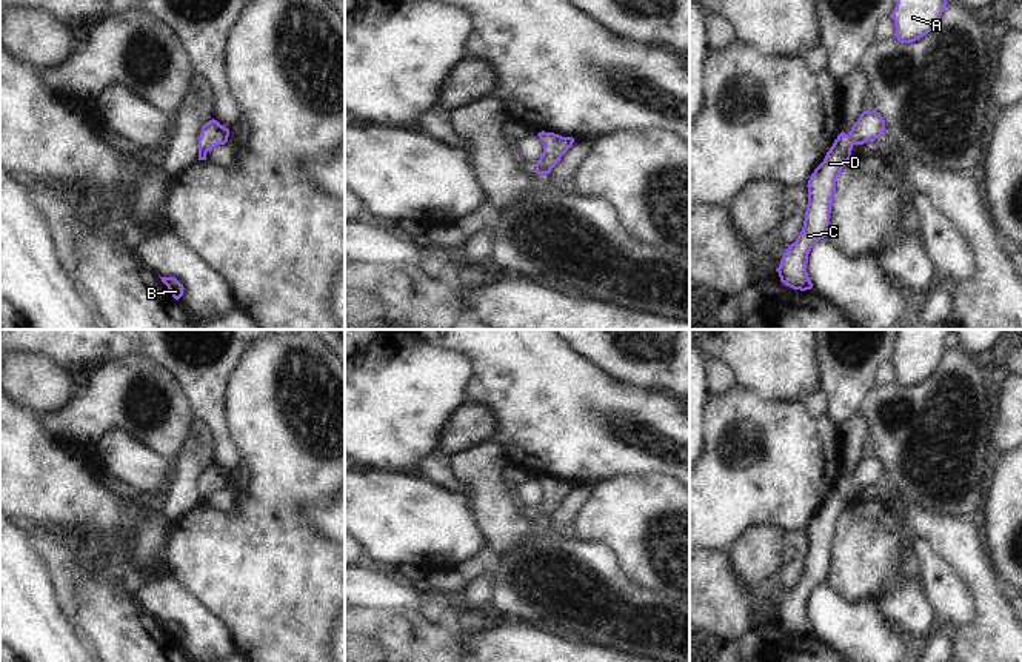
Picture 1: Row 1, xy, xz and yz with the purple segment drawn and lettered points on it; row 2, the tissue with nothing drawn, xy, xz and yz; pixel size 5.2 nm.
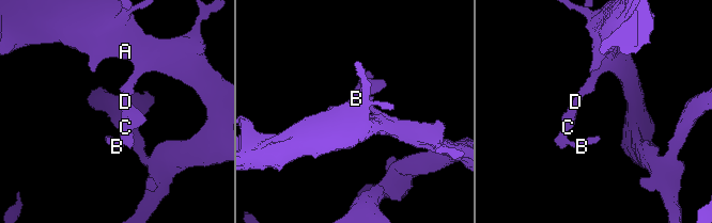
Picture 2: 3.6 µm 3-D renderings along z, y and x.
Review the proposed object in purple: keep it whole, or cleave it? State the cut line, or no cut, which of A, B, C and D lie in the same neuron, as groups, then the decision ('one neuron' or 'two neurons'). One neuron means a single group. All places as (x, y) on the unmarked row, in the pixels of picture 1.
no cut | A B C D | one neuron

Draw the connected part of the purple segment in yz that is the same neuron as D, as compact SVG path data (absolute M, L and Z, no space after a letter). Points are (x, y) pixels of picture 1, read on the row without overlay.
M876 454L863 456L848 480L843 476L837 480L823 507L811 519L807 530L808 550L803 573L796 587L788 591L776 614L780 627L787 631L800 636L813 633L807 617L808 599L820 583L827 582L830 574L830 559L837 522L851 503L853 491L874 486L883 476L885 465L880 457Z

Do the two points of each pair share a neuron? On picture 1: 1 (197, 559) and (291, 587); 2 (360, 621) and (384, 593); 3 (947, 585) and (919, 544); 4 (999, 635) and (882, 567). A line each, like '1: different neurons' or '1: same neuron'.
1: same neuron
2: different neurons
3: same neuron
4: different neurons

